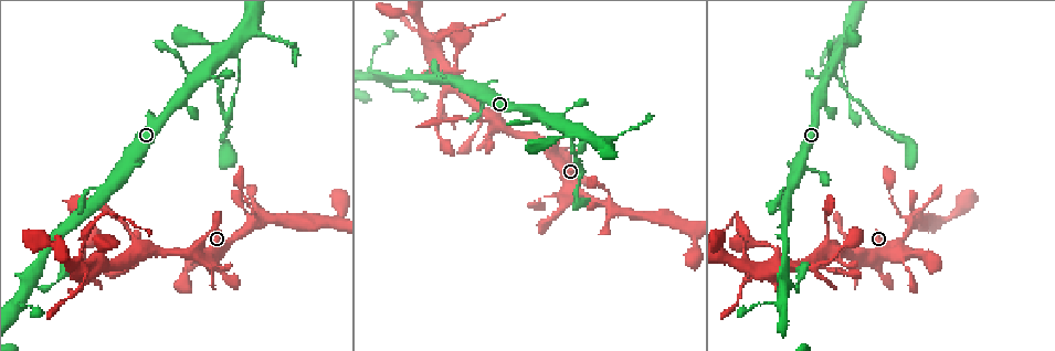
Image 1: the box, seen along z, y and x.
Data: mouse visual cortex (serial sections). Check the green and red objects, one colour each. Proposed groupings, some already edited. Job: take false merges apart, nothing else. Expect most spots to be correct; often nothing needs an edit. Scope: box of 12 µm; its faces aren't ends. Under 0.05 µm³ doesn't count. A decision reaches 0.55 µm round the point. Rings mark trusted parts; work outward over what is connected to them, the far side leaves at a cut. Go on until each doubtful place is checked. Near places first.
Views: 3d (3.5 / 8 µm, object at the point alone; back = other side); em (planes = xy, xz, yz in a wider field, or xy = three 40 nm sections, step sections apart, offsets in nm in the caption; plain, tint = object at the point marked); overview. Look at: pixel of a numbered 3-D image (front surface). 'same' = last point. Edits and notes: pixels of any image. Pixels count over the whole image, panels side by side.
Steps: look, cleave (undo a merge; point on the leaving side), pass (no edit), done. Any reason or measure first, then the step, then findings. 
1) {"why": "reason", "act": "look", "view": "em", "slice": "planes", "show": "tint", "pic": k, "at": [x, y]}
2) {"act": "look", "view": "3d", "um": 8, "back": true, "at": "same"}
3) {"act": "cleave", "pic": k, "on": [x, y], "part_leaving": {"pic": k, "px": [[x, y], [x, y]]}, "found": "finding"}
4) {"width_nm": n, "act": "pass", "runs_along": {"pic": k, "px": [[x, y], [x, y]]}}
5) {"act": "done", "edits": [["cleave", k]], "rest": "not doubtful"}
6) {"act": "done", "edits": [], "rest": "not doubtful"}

{"why": "branch point", "act": "look", "view": "3d", "um": 3.5, "pic": 1, "at": [611, 204]}

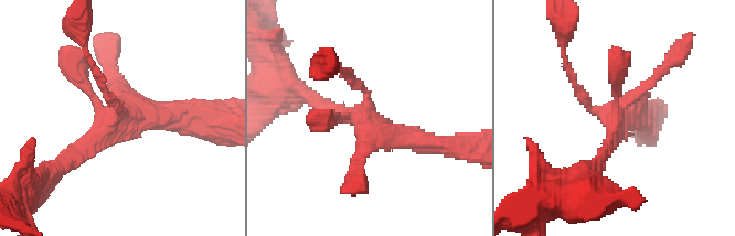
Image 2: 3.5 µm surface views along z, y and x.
{"act": "look", "view": "em", "slice": "xy", "step": 2, "show": "tint", "pic": 2, "at": [615, 118]}

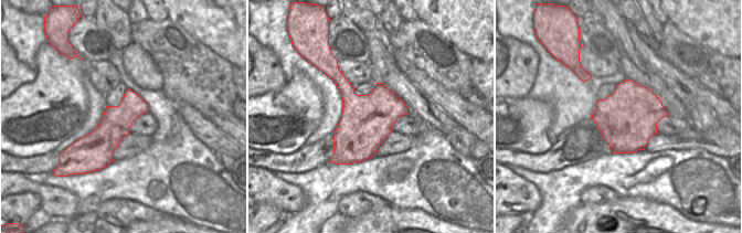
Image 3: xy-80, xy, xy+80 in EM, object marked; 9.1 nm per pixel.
{"act": "pass", "runs_along": {"pic": 2, "px": [[312, 97], [430, 145]]}, "found": "continuous, no second cell"}

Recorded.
{"why": "thin neck", "act": "look", "view": "3d", "um": 8, "pic": 1, "at": [749, 266]}

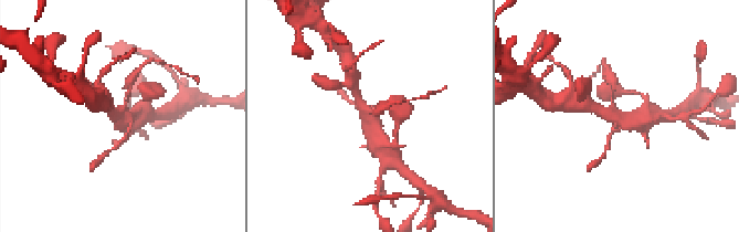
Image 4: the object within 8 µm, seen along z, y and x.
{"why": "now the EM", "act": "look", "view": "em", "slice": "planes", "show": "tint", "pic": 4, "at": [125, 112]}

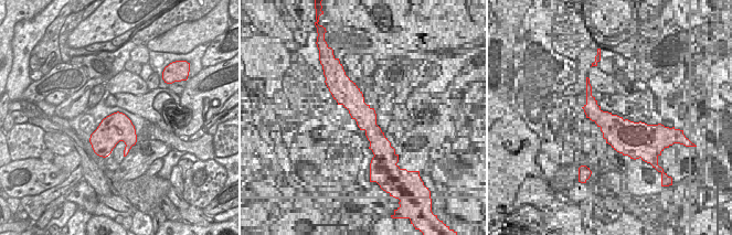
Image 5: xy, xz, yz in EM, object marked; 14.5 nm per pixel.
{"act": "pass", "found": "continuous, no second cell"}

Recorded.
{"why": "sudden change in width", "act": "look", "view": "3d", "um": 3.5, "pic": 1, "at": [840, 81]}

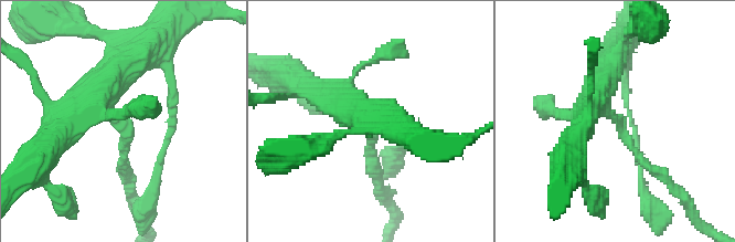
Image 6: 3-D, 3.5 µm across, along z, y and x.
{"arms": 3, "arm_widths_nm": [150, 350, 450], "why": "need the tissue", "act": "look", "view": "em", "slice": "xy", "step": 1, "show": "tint", "pic": 6, "at": [116, 120]}

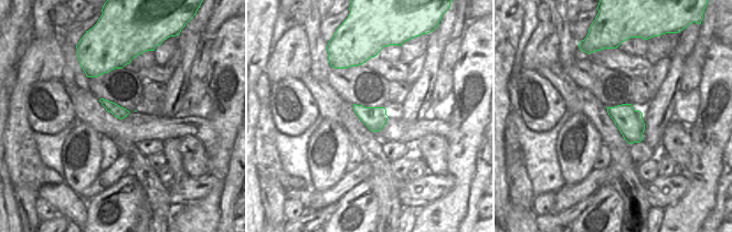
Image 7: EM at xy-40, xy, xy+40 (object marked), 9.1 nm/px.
{"act": "pass", "runs_along": {"pic": 6, "px": [[311, 88], [372, 127], [372, 167]]}, "found": "continuous, no second cell"}

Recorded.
{"act": "done", "edits": [], "rest": "not doubtful"}

